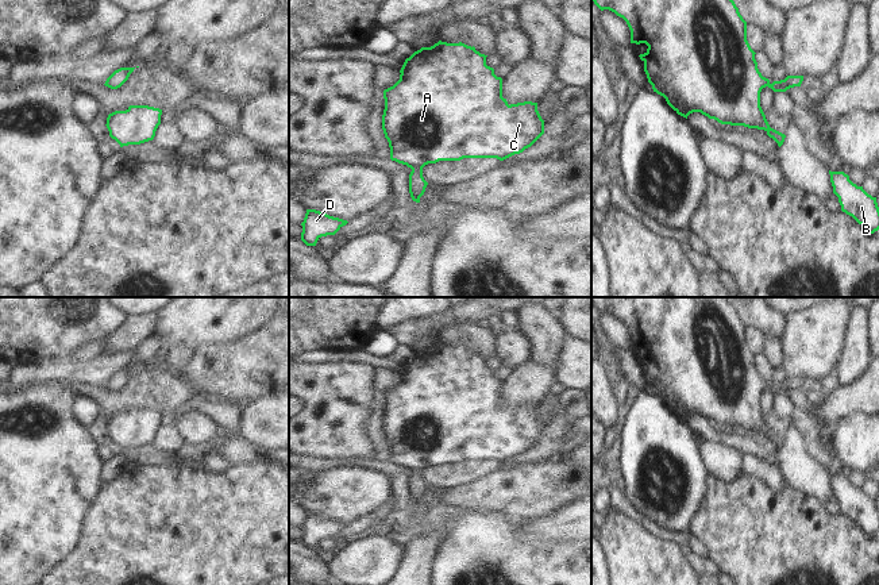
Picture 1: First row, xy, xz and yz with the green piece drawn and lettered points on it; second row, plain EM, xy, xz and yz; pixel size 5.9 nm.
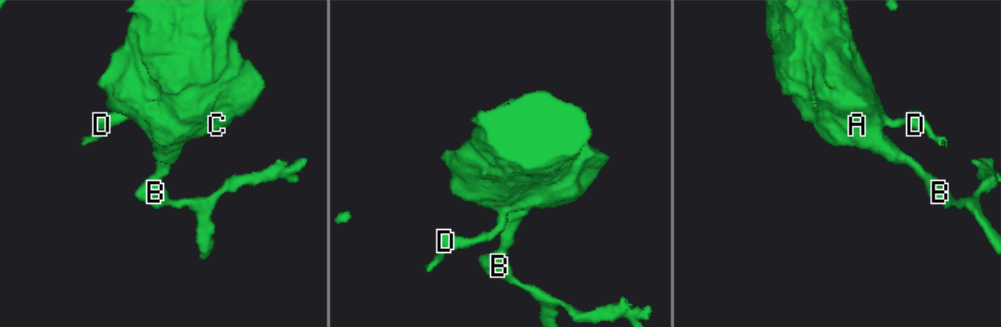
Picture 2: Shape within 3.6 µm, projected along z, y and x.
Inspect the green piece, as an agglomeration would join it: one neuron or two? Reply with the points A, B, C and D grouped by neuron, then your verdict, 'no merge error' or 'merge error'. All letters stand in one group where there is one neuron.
groups A B C D; no merge error

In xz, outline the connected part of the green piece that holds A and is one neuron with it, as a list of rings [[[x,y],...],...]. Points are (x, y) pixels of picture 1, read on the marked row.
[[[439,41],[431,47],[421,47],[405,59],[400,80],[383,91],[385,109],[382,130],[390,147],[390,159],[412,169],[409,174],[409,193],[420,203],[428,182],[423,177],[423,168],[439,161],[460,161],[463,158],[497,158],[504,161],[531,147],[544,134],[544,120],[537,111],[537,103],[524,101],[508,104],[502,97],[502,78],[486,65],[485,54],[462,42],[447,43]]]

